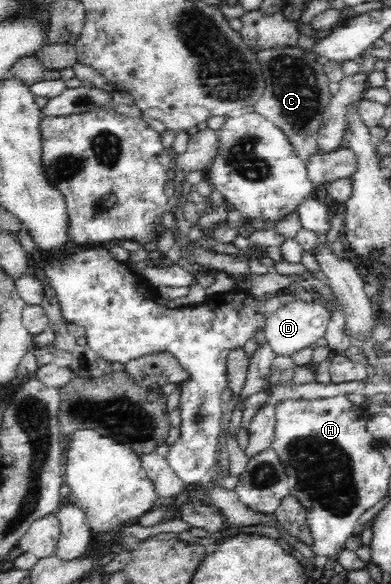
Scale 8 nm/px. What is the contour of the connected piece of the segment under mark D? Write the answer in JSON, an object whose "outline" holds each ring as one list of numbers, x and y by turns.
{"outline":[[299,298,291,299,265,317,265,336,276,355,289,357,292,352,303,347,312,346,320,337,323,337,328,323,330,323,330,317,332,315,325,302,321,302,316,298,314,301]]}

